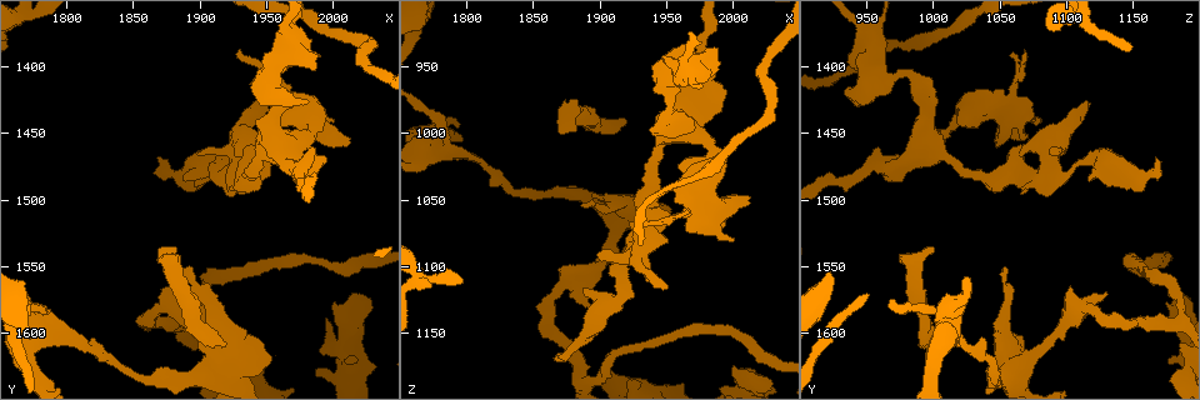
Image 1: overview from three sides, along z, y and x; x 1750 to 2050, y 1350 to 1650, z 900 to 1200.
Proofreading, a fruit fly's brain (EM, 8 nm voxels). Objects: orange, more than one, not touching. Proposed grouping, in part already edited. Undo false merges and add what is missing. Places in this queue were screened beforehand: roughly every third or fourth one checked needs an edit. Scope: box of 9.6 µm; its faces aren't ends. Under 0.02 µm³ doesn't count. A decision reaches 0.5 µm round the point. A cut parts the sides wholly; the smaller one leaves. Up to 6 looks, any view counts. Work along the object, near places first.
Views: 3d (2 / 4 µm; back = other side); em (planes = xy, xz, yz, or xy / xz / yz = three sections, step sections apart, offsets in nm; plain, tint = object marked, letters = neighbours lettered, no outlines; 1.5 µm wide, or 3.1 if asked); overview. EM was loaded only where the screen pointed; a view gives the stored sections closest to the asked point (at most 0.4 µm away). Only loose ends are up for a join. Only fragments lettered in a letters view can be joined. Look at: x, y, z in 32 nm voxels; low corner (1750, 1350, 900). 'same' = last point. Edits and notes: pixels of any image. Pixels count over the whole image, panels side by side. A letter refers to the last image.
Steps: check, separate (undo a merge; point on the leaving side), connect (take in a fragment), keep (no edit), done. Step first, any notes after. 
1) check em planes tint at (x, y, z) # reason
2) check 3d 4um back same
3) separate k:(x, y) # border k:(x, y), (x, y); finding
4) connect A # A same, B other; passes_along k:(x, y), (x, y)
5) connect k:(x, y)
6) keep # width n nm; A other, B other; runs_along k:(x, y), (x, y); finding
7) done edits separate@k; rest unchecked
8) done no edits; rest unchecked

check em planes letters at (2008, 1622, 1176) # thick end

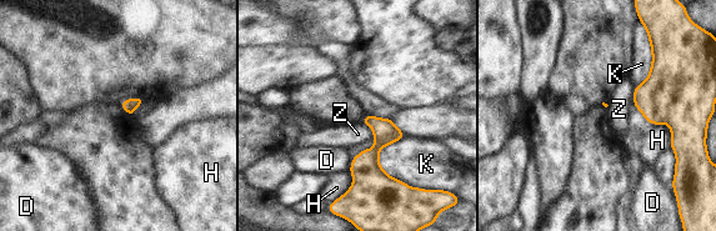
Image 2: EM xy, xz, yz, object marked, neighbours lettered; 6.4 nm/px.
keep # D other, H other, K other, Z other; border 2:(361, 121), (372, 130), (372, 140); none of them fits

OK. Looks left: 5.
check 3d 4um at (1906, 1472, 1128)

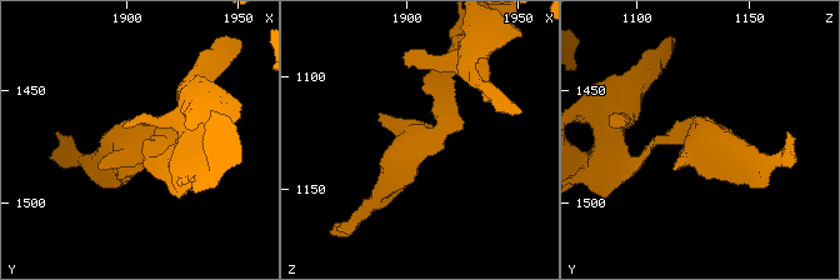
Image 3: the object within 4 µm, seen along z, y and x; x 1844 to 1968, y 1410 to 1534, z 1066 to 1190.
check em planes tint at (1904, 1471, 1131) # need the tissue

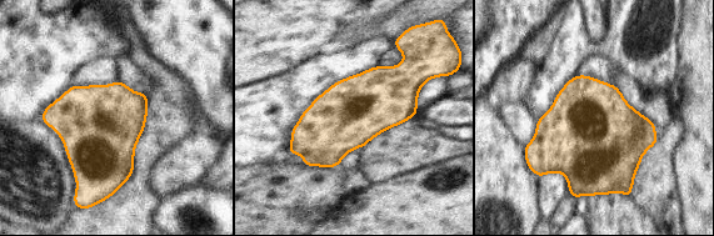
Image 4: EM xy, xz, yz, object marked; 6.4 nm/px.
check em planes letters same # what lies round it

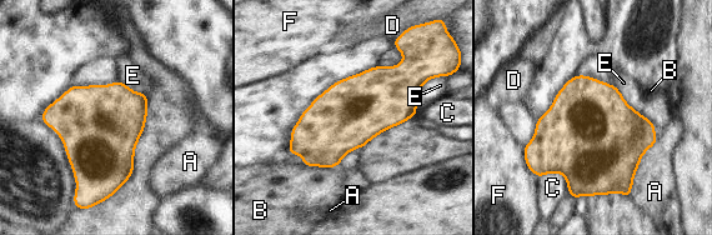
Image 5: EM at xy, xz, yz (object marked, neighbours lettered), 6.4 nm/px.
keep # A other, B other, C other, D other, E other, F other; continuous, no second cell

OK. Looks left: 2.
check em xz step 8 letters at (1890, 1552, 1056)

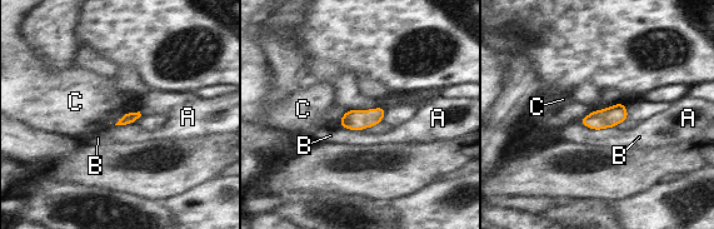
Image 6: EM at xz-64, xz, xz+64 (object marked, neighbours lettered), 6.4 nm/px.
keep # A other, B other, C other; border 6:(578, 122), (594, 129), (613, 128); none of them fits

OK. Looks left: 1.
done no edits; rest unchecked

